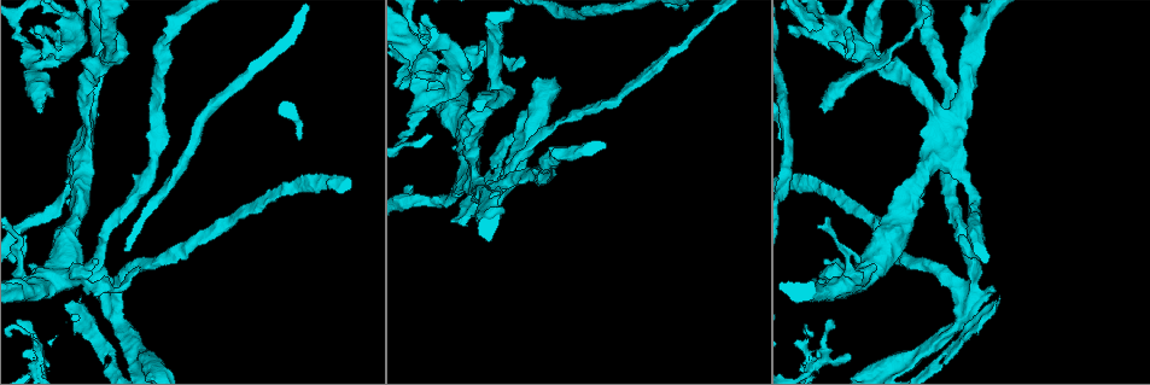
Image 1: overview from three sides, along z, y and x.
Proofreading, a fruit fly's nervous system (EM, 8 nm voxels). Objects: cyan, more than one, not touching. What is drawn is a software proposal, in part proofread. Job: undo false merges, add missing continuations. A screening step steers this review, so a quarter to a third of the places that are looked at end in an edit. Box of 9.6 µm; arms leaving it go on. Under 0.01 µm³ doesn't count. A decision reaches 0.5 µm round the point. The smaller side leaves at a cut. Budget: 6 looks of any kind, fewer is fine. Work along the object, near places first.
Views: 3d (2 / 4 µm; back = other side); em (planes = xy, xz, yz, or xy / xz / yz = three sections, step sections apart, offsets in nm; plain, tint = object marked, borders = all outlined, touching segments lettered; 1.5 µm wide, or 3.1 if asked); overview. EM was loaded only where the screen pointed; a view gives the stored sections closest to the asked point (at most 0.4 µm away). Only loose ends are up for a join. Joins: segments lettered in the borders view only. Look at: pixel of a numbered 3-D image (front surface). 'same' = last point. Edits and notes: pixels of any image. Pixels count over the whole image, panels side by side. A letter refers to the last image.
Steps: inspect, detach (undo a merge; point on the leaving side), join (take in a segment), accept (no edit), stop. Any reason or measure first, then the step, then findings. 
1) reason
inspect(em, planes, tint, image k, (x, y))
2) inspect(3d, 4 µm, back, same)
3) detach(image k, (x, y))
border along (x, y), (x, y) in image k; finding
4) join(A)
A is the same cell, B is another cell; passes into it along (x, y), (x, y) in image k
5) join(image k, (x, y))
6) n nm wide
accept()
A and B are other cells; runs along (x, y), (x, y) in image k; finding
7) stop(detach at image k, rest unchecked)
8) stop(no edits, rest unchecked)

branch stops here
inspect(3d, 2 µm, image 1, (412, 185))

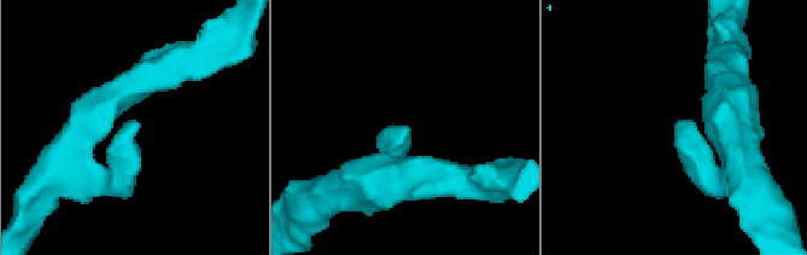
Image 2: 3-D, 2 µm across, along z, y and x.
need the tissue
inspect(em, planes, borders, image 2, (137, 166))

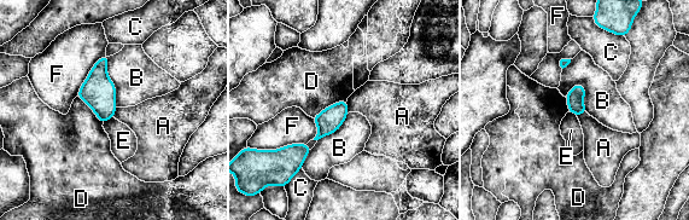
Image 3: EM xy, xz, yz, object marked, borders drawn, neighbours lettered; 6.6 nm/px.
accept()
A, B, C, D, E and F are other cells; border along (346, 100), (348, 113) in image 3; no lettered segment goes on from it

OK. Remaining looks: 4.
tapers out
inspect(3d, 2 µm, image 1, (490, 173))

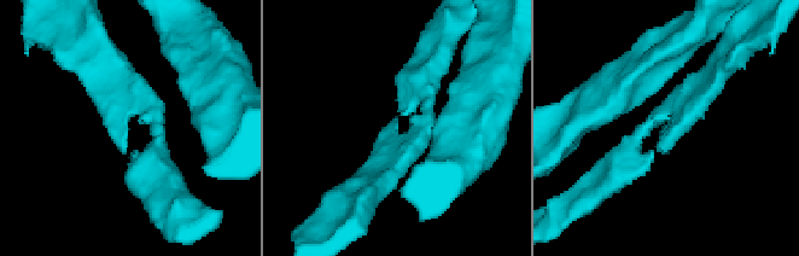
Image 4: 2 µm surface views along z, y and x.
arms of 170, 170 nm; shape alone is not enough
inspect(em, xz, step 4, tint, image 4, (664, 154))

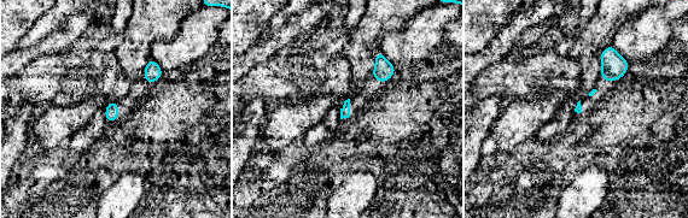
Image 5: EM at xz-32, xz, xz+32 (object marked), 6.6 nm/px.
inspect(em, xy, step 4, borders, same)

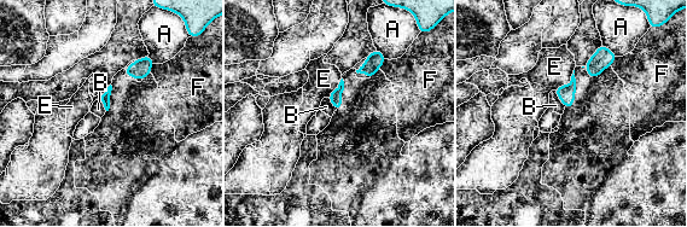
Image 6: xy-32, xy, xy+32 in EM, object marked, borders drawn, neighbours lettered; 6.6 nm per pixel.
accept()
A, B, E and F are other cells; border along (575, 70), (574, 105), (568, 109) in image 6; none of them fits

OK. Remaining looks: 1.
stop(no edits, rest unchecked)

